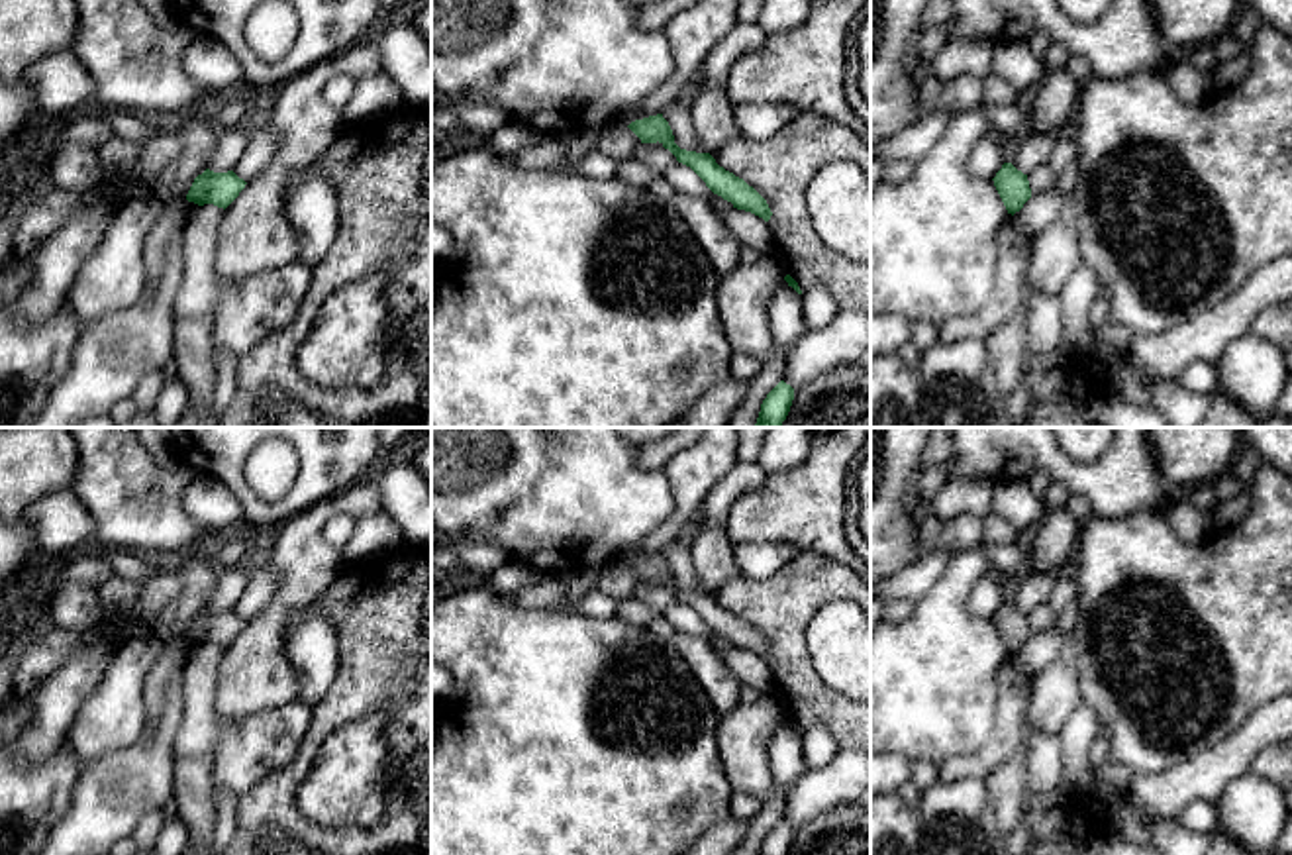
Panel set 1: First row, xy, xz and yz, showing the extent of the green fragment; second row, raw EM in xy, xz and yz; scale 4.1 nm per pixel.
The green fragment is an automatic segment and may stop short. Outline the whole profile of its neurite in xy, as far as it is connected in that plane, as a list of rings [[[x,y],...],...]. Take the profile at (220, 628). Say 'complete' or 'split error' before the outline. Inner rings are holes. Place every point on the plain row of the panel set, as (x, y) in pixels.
complete; [[[206,608],[194,618],[186,639],[198,645],[214,643],[225,649],[239,635],[245,624],[247,622],[239,618],[233,610],[214,612]]]

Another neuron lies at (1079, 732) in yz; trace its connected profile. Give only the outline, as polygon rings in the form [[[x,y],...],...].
[[[1080,702],[1057,737],[1063,747],[1063,777],[1059,790],[1070,798],[1082,796],[1094,782],[1088,753],[1098,737],[1096,714]]]

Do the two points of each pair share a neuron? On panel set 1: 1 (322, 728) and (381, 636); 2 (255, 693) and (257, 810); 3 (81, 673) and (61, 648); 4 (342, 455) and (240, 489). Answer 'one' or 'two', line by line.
1: one
2: two
3: two
4: one

